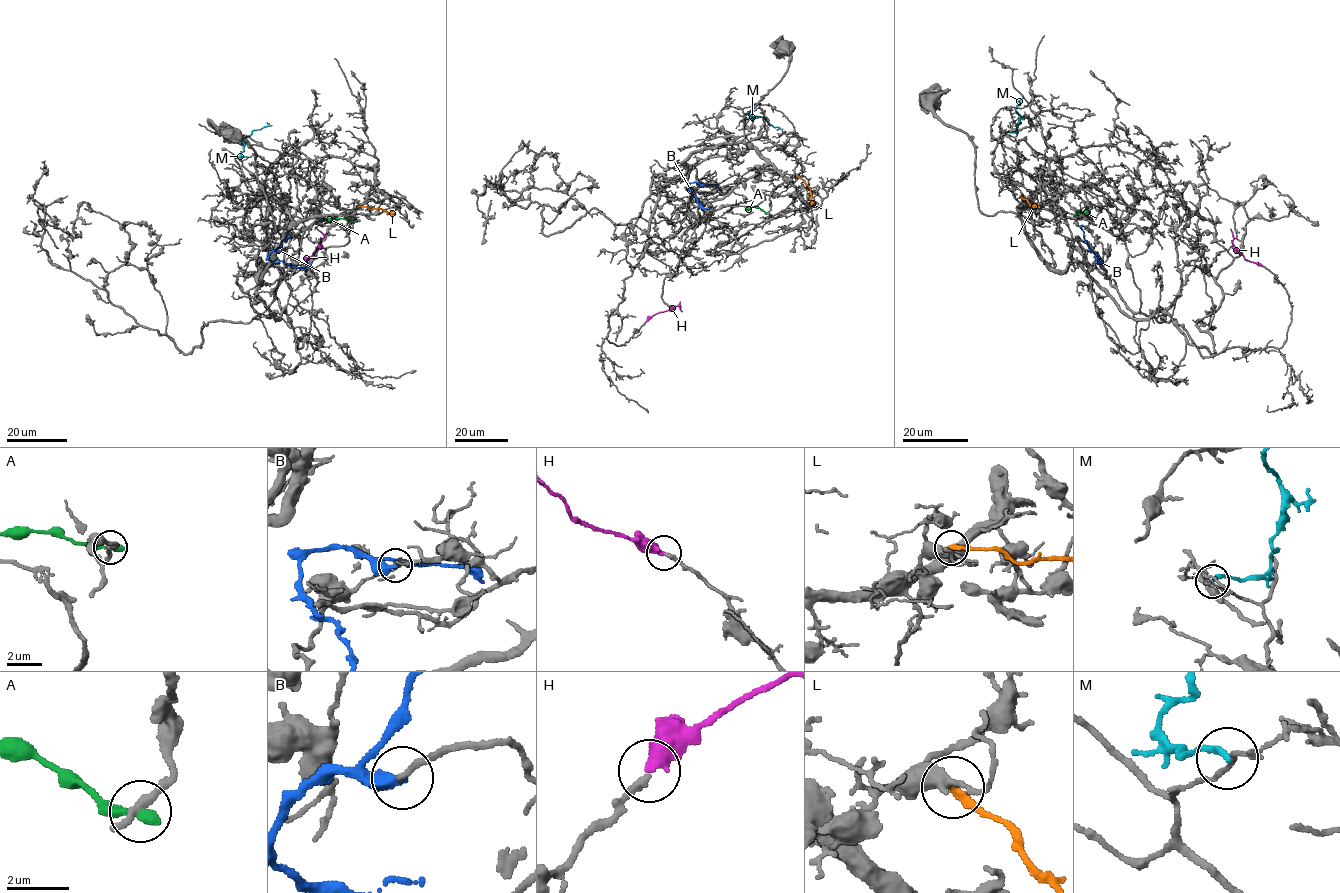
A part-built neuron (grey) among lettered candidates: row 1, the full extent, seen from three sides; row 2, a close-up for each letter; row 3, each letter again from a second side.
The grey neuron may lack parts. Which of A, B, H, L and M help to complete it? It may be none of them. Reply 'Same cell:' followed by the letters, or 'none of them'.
Same cell: H

